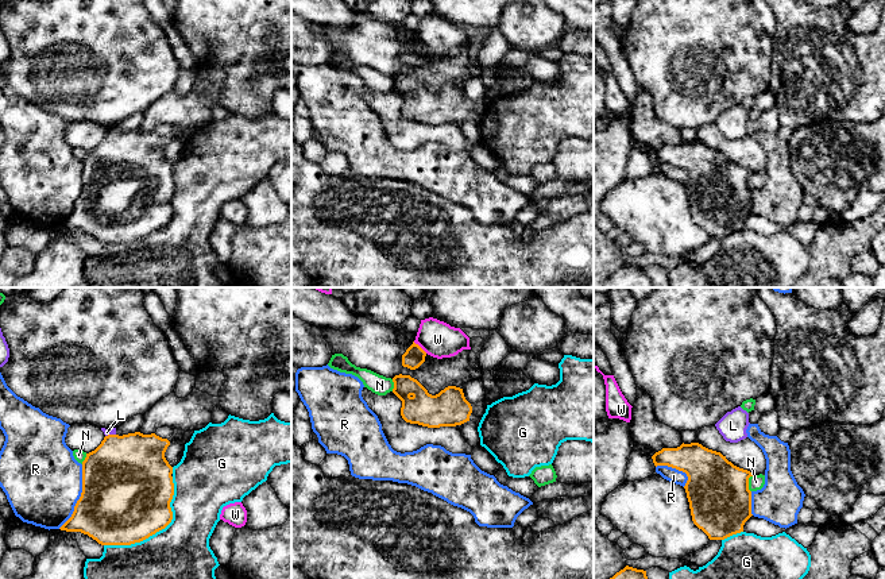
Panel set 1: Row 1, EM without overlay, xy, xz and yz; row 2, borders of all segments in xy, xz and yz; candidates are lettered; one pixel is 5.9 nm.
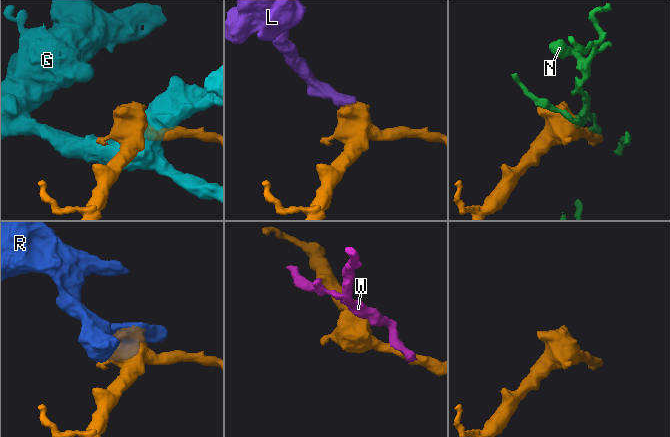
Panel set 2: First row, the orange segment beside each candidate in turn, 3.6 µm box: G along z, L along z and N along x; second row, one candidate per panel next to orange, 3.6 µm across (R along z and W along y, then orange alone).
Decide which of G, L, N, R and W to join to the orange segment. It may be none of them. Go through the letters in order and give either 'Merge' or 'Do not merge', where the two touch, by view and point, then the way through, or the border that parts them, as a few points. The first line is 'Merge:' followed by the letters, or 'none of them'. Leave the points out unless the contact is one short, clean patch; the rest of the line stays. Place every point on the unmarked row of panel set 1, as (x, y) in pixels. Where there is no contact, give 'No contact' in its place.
Merge: L
G: Do not merge. Touches orange at xy (159, 227)
L: Merge. Touches orange at xy (109, 132). Path across: xy (124, 172), (109, 132), (107, 130)
N: Do not merge. Touches orange at yz (748, 181)
R: Do not merge. Touches orange at xy (80, 195)
W: Do not merge. Touches orange at xz (418, 43)

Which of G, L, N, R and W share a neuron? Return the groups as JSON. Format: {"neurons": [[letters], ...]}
{"neurons": [["G"], ["L"], ["N"], ["R"], ["W"]]}

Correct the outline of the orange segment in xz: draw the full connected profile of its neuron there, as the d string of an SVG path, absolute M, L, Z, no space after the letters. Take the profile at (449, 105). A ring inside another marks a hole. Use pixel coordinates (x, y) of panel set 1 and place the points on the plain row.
M395 73L393 80L393 90L402 99L401 113L406 120L440 126L469 119L472 104L463 86L448 84L432 93L410 73Z

